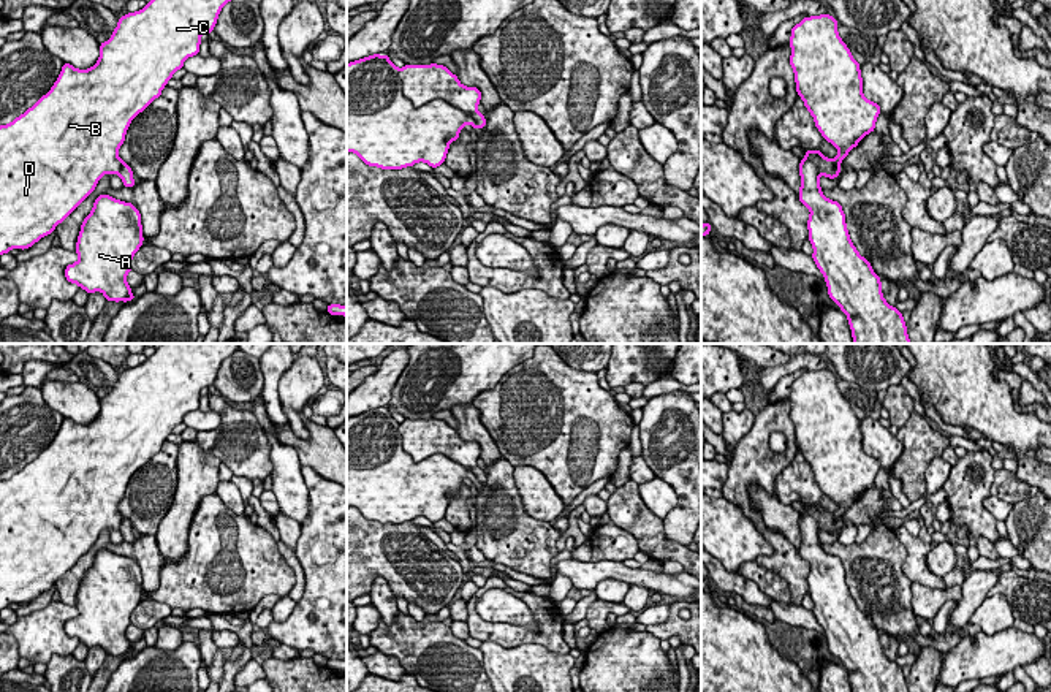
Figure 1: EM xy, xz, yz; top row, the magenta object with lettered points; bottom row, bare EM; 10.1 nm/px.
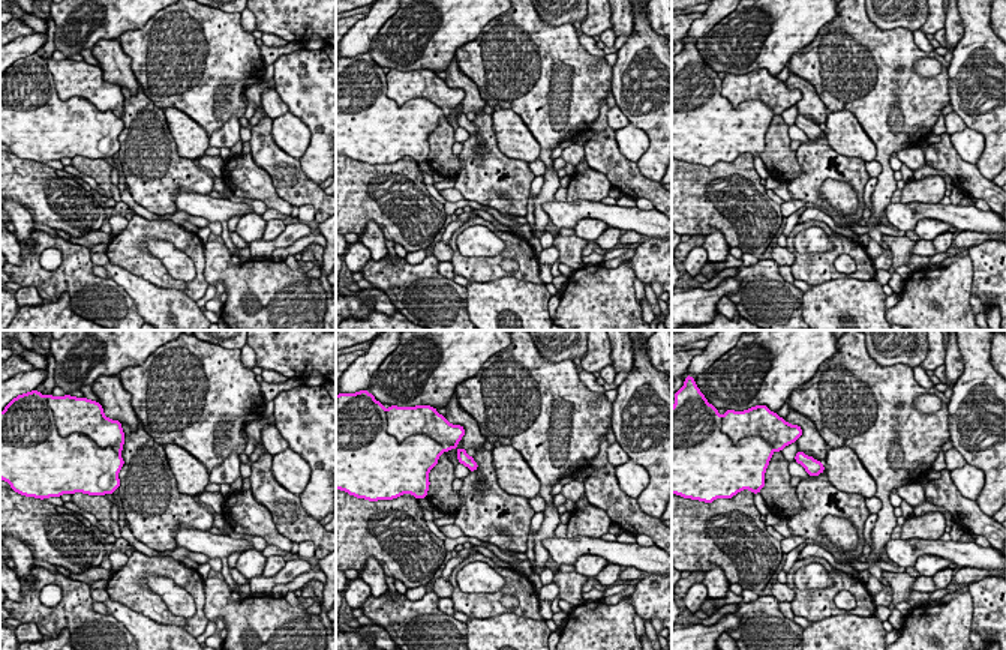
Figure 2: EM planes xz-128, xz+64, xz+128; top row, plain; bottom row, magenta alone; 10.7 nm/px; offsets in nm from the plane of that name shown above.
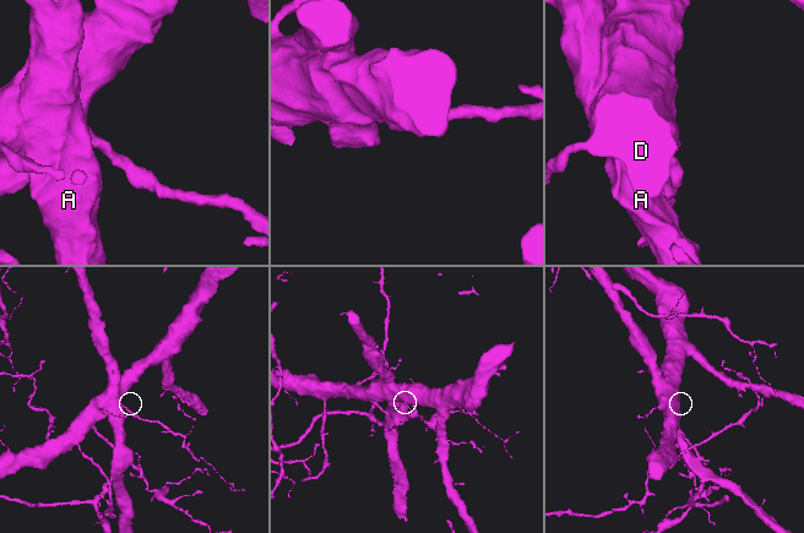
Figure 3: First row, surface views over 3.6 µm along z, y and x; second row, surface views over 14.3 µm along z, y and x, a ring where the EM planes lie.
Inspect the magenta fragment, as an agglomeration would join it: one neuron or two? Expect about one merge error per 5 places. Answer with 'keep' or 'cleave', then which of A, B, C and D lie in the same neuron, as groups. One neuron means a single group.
cleave | A / B C D

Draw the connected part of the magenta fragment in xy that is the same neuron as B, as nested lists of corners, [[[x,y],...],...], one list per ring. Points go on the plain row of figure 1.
[[[161,344],[142,364],[119,372],[112,391],[100,399],[101,409],[92,423],[78,424],[70,418],[63,418],[57,435],[38,458],[16,472],[11,478],[0,480],[0,610],[8,608],[11,603],[25,605],[41,592],[51,589],[65,572],[74,567],[74,564],[89,553],[101,530],[109,527],[120,529],[122,515],[117,505],[125,496],[131,475],[161,450],[163,442],[173,432],[173,428],[180,424],[188,412],[199,409],[201,390],[214,385],[222,363],[236,350],[239,350],[239,344]]]

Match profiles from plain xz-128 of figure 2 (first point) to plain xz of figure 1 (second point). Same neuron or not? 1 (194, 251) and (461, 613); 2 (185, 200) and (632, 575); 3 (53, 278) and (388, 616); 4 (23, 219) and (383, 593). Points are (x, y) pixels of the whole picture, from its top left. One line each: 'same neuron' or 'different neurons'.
1: different neurons
2: same neuron
3: different neurons
4: same neuron

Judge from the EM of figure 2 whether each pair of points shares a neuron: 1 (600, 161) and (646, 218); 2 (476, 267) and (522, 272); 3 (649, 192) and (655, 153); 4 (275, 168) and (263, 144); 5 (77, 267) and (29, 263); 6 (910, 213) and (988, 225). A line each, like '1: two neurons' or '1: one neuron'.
1: two neurons
2: one neuron
3: two neurons
4: one neuron
5: one neuron
6: one neuron

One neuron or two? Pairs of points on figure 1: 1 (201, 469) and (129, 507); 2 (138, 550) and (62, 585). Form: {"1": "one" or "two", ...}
{"1": "two", "2": "one"}

